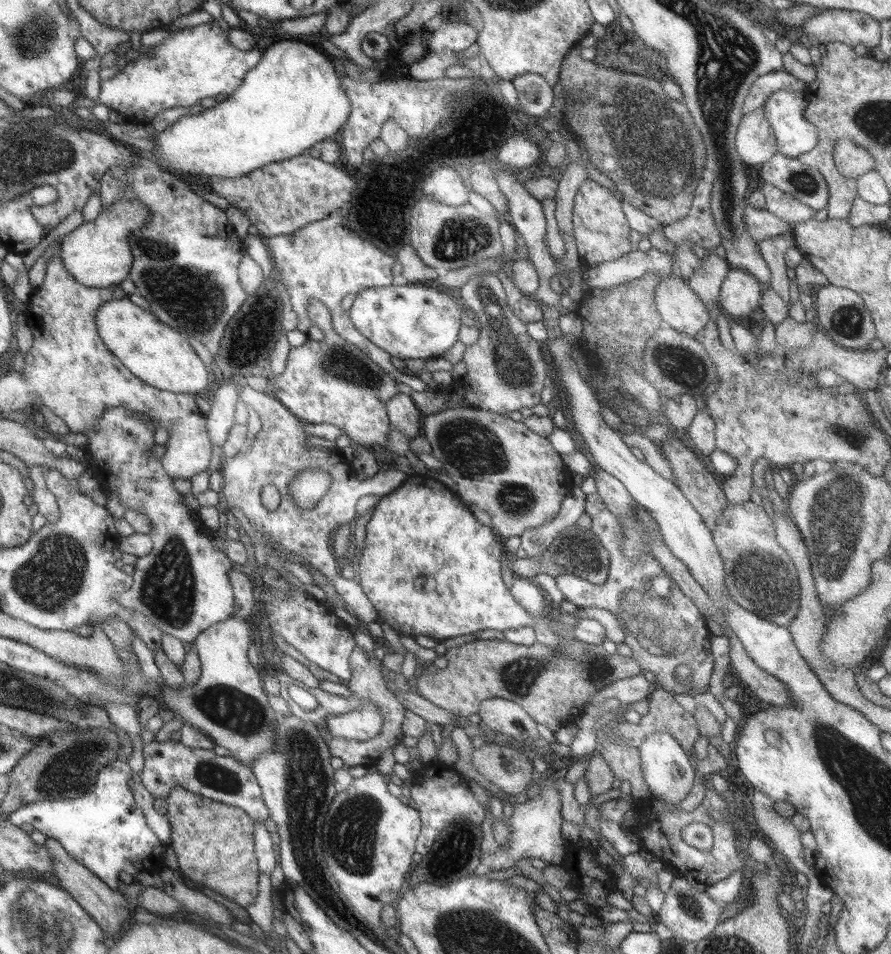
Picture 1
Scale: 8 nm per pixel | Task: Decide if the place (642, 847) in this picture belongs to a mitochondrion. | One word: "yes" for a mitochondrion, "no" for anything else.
no

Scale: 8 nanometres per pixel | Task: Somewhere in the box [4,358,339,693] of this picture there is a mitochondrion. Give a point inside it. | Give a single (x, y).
(53, 575)

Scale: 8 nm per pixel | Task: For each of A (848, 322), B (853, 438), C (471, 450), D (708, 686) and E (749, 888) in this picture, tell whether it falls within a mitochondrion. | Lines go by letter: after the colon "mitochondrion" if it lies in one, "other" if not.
A: mitochondrion
B: mitochondrion
C: mitochondrion
D: other
E: other

